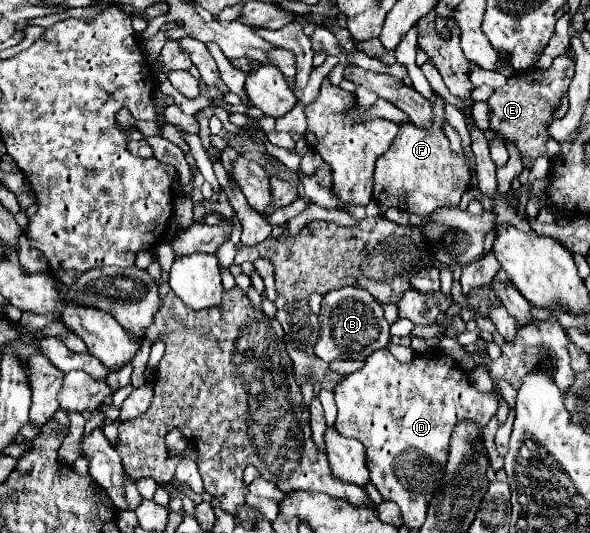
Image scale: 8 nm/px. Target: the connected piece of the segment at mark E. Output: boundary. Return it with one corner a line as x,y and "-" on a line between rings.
558,56
548,70
530,68
528,72
516,72
508,78
508,84
498,88
488,104
492,108
490,114
490,128
494,132
502,132
504,140
512,140
526,162
534,162
540,154
546,154
546,140
550,120
554,116
554,106
560,104
562,94
568,92
568,84
574,76
574,62
568,56

